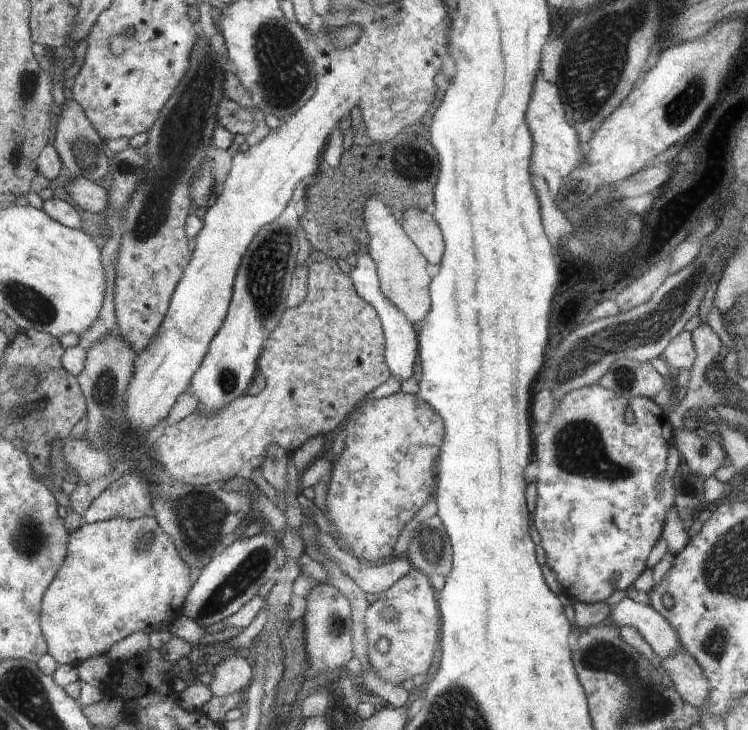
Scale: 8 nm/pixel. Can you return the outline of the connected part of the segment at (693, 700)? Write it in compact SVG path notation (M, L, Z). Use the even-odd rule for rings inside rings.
M676 651L671 657L662 659L661 666L671 679L674 690L699 710L707 701L710 690L696 659L686 651Z

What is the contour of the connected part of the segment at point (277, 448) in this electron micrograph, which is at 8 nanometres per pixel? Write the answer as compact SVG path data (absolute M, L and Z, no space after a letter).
M272 441L272 444L266 447L264 458L259 464L264 480L276 490L282 490L284 493L288 484L286 467L289 464L289 460L287 456L288 453L278 443Z

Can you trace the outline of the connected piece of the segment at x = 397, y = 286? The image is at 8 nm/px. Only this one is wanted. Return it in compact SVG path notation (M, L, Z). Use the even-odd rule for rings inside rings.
M372 196L366 200L366 230L369 238L370 258L375 262L379 287L382 294L392 301L404 313L404 316L416 327L424 320L430 308L428 284L432 280L426 271L426 257L421 253L416 243L409 237L405 227L398 224L388 206Z

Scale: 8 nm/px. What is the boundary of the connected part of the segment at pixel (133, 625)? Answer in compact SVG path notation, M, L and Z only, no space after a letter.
M153 516L84 523L70 534L70 554L65 557L58 578L53 578L54 586L45 590L46 602L41 602L42 630L46 630L46 642L50 642L50 656L58 664L76 667L87 658L106 655L114 644L138 631L156 634L162 624L182 616L180 608L193 588L191 570Z

